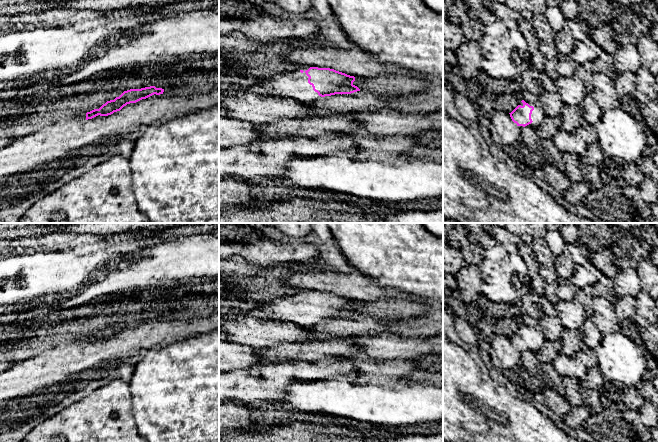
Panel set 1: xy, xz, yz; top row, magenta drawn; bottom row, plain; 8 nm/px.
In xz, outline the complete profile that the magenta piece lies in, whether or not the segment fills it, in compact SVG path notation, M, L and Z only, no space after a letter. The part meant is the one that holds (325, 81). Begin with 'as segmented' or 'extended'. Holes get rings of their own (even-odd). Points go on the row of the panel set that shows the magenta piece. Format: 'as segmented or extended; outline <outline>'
extended; outline M304 66L298 69L289 68L282 74L259 78L259 81L250 87L249 91L259 96L292 98L301 103L309 104L319 97L335 94L351 94L360 91L360 89L353 84L354 81L354 76L347 75L334 69Z

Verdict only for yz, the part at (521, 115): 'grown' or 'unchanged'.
grown

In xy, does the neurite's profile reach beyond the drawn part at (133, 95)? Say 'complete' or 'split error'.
split error

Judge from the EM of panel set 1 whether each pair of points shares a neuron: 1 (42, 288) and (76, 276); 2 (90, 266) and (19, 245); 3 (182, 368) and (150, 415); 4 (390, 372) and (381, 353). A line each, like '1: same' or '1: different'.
1: same
2: different
3: same
4: different

